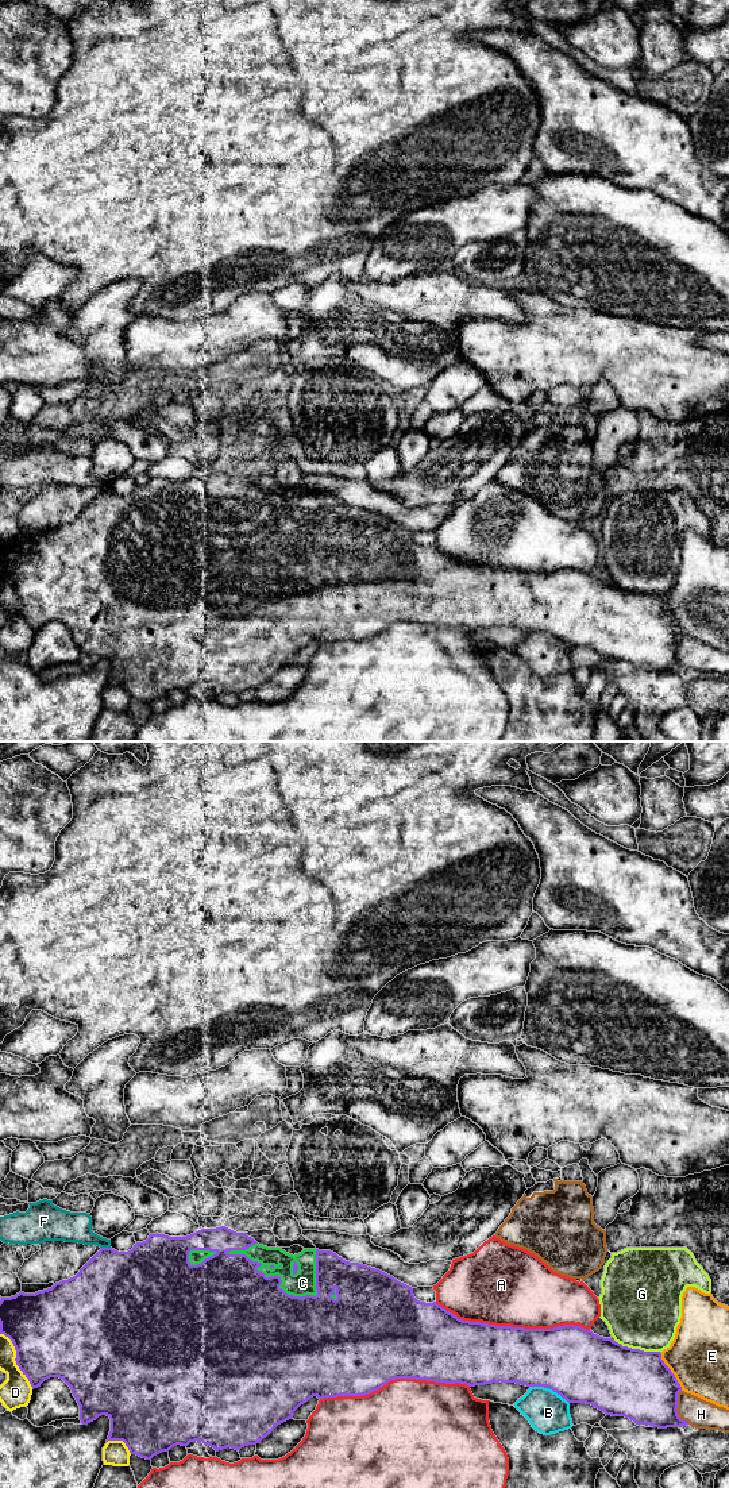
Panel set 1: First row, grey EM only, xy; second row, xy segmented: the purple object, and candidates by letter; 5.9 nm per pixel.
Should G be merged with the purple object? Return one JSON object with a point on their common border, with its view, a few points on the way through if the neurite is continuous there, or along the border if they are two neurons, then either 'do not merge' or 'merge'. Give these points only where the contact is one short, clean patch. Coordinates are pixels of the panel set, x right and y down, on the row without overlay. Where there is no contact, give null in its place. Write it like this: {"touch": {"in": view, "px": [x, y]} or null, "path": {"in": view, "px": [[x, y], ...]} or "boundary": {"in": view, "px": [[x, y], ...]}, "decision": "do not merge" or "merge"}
{"touch": {"in": "xy", "px": [637, 593]}, "decision": "do not merge"}

